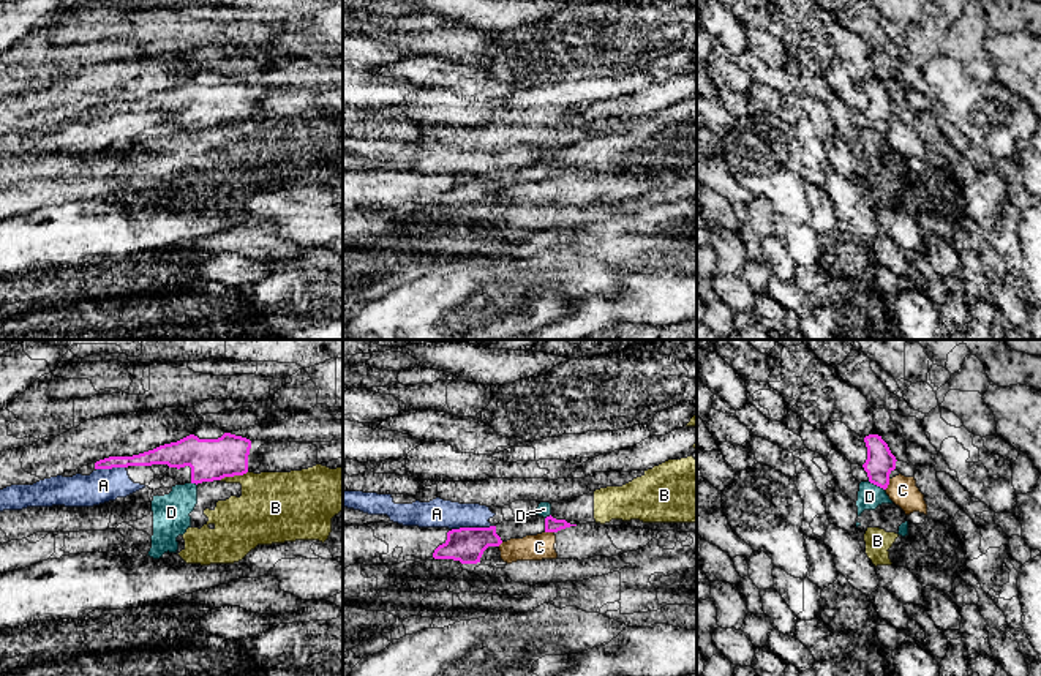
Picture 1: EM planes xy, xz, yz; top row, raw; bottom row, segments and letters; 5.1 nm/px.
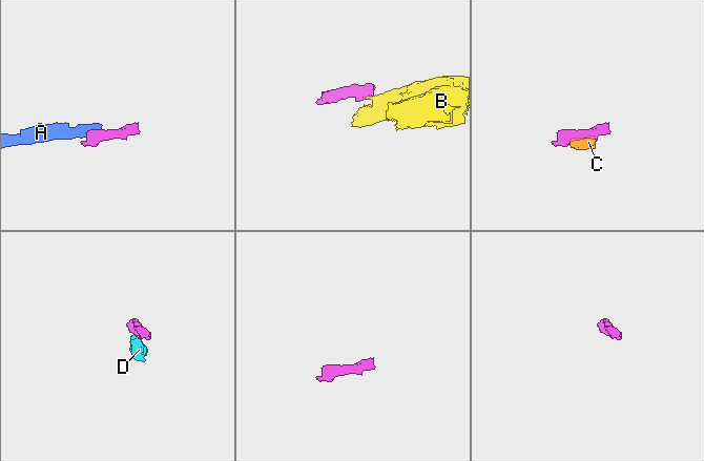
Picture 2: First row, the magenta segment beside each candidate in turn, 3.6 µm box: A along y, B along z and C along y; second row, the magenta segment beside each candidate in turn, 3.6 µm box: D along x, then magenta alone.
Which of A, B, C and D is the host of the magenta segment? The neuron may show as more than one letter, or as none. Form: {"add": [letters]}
{"add": []}

